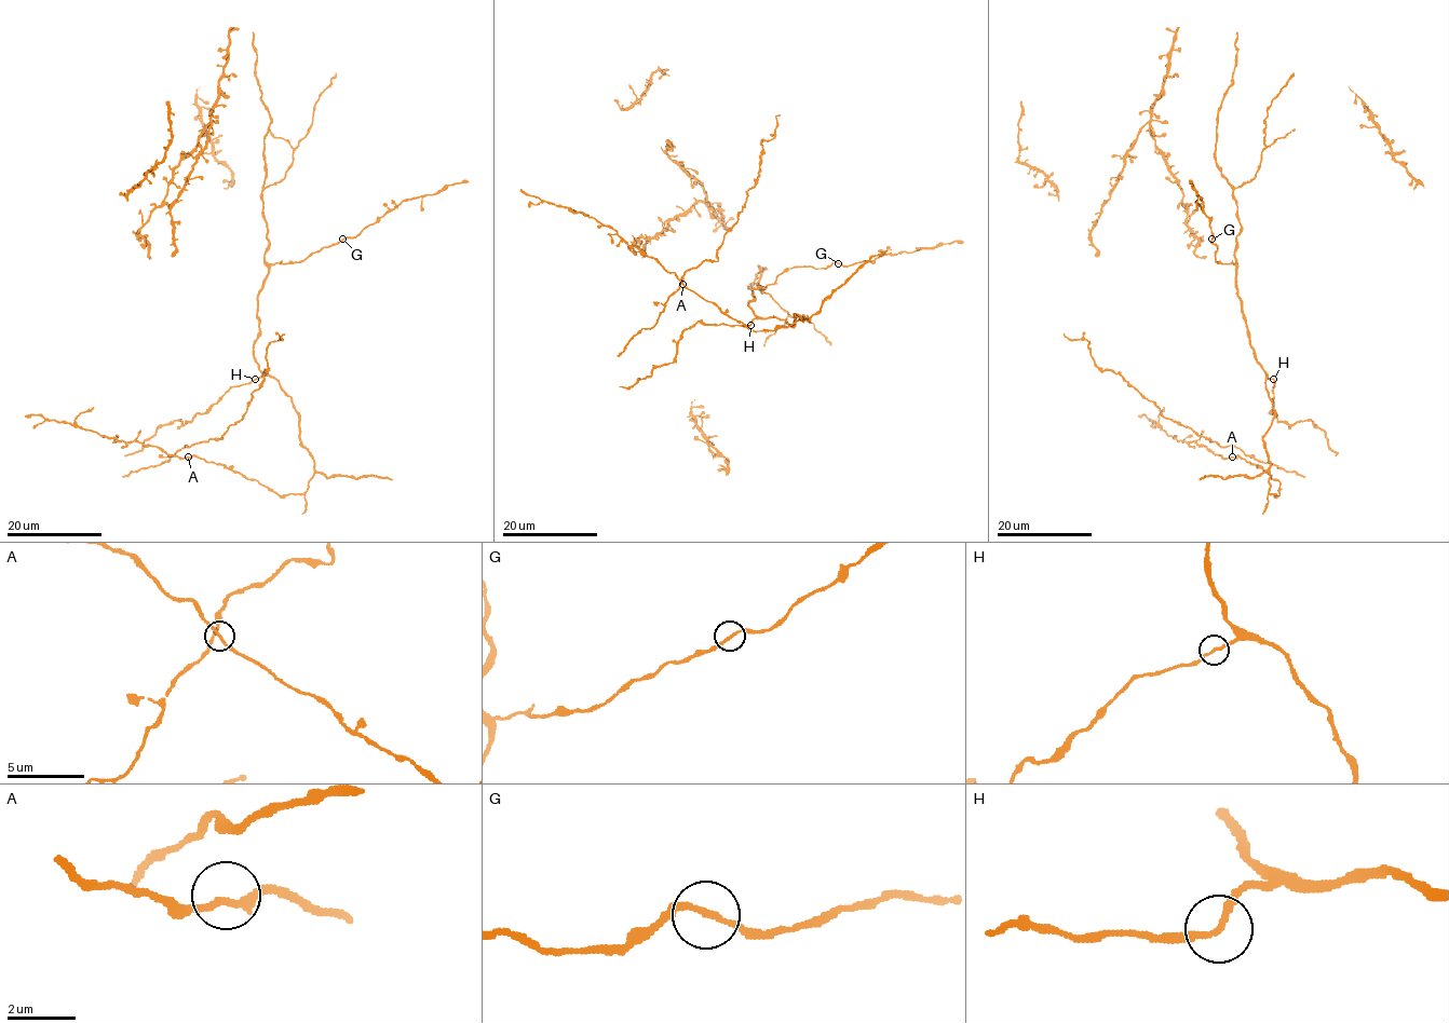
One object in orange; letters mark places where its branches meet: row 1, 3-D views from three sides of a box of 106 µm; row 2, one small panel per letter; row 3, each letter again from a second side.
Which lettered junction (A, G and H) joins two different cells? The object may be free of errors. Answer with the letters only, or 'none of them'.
none of them

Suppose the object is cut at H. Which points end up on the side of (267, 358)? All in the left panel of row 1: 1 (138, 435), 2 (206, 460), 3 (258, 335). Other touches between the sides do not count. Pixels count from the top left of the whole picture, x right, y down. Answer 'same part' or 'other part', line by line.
1: other part
2: other part
3: other part

